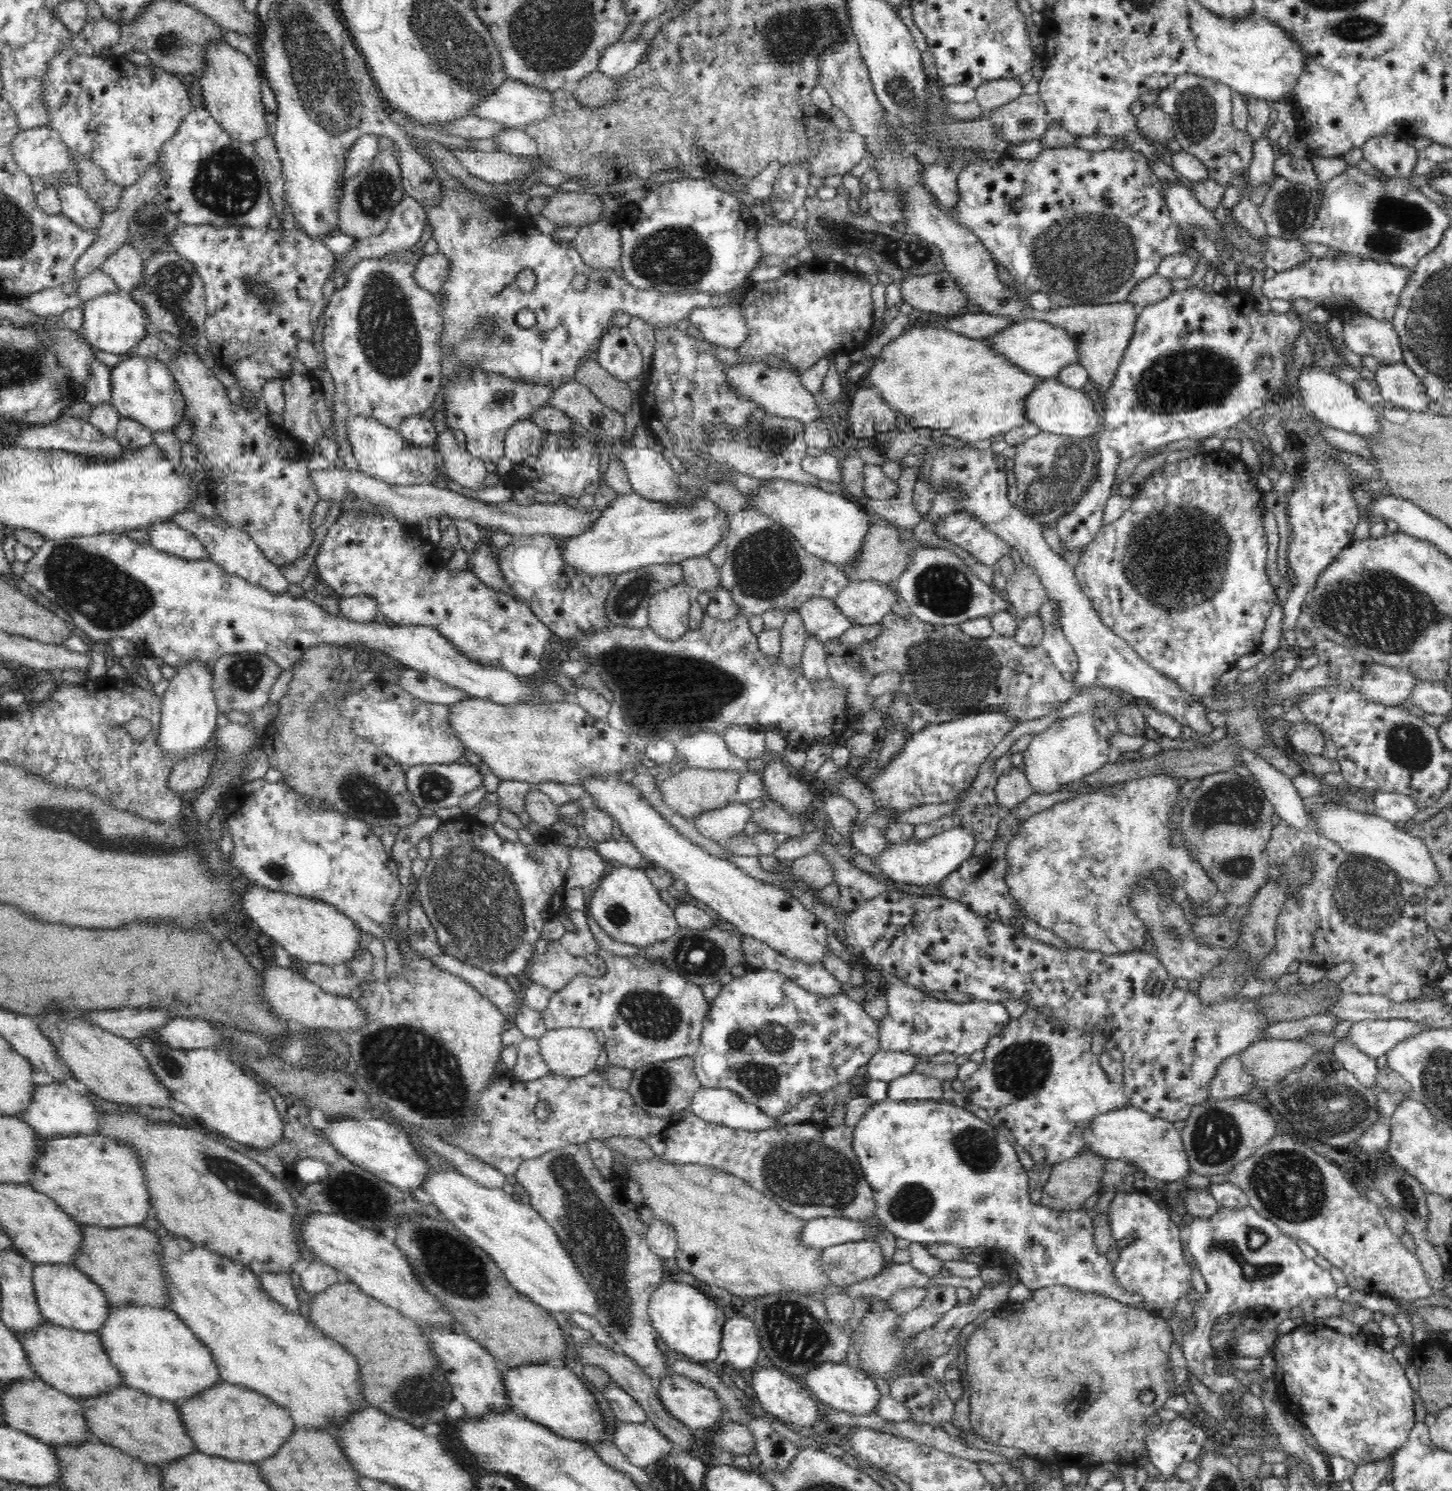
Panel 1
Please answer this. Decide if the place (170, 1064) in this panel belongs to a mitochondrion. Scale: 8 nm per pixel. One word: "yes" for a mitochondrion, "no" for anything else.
yes

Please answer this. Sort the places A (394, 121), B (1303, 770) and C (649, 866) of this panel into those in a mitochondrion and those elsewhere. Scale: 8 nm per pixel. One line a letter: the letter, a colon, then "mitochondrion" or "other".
A: other
B: other
C: other

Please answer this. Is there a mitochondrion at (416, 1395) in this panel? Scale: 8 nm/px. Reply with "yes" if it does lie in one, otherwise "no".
yes

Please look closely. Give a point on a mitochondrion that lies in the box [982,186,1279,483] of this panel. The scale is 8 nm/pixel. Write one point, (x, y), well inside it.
(1085, 255)

